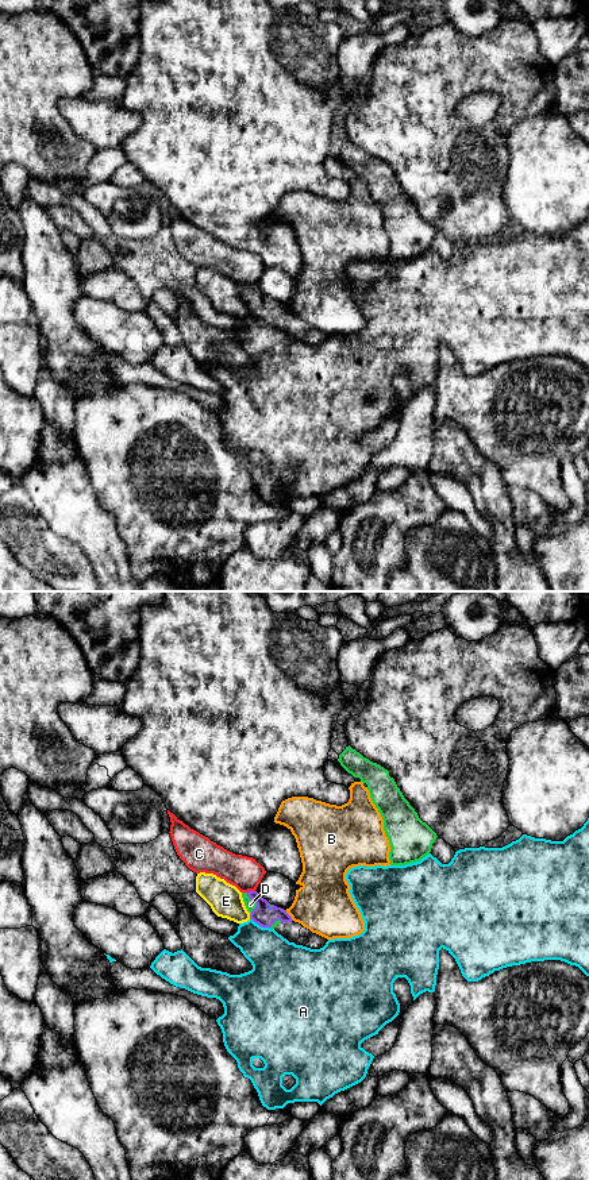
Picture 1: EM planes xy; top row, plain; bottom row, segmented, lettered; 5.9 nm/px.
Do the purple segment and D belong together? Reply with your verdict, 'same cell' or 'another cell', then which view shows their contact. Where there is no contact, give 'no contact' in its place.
same cell; contact in xy

